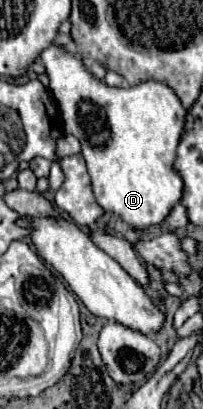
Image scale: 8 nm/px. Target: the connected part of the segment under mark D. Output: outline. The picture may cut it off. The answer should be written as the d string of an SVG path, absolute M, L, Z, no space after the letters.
M47 46L39 54L39 62L45 66L49 76L49 88L57 100L65 132L73 134L81 142L97 204L105 212L111 212L127 222L137 234L143 234L151 226L161 226L183 196L183 180L175 172L173 162L187 112L181 106L177 94L161 82L143 82L131 88L109 88L105 82L89 74L81 60L65 54L59 46Z

